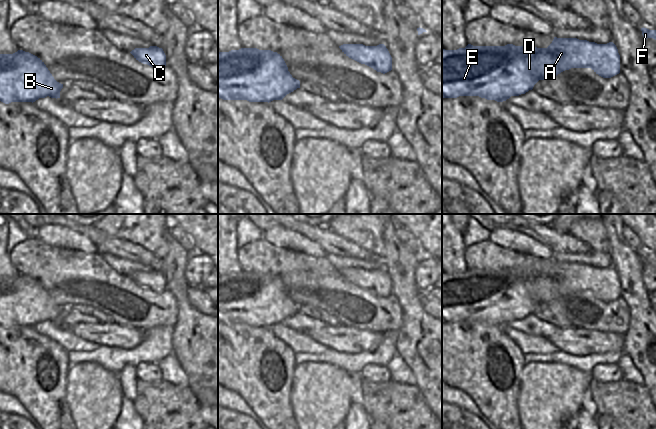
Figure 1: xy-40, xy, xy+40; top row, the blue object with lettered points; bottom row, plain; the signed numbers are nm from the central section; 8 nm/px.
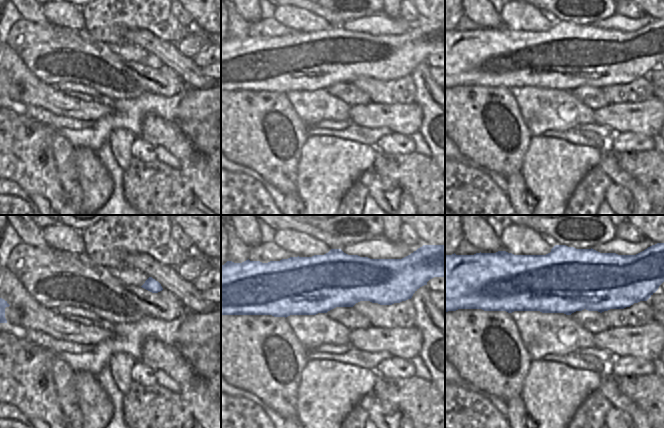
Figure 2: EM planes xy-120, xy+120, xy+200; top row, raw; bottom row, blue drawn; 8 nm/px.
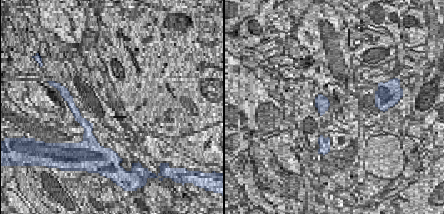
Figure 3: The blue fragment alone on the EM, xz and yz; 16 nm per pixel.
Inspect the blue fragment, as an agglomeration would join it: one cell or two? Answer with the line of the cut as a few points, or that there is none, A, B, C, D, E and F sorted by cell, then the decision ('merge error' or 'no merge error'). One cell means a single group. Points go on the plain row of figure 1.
no cut; A B C D E F; no merge error

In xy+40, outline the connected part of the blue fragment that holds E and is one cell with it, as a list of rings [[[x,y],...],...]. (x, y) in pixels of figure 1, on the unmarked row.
[[[554,261],[547,272],[535,270],[473,270],[445,274],[442,272],[442,322],[457,322],[459,320],[479,320],[487,324],[503,326],[511,320],[519,320],[532,314],[539,304],[548,304],[571,292],[591,292],[603,302],[611,302],[620,297],[620,279],[613,266],[597,268],[577,262]]]

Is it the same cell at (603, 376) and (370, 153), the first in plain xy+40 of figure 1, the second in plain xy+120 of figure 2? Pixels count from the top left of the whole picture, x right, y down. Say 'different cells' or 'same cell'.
different cells

